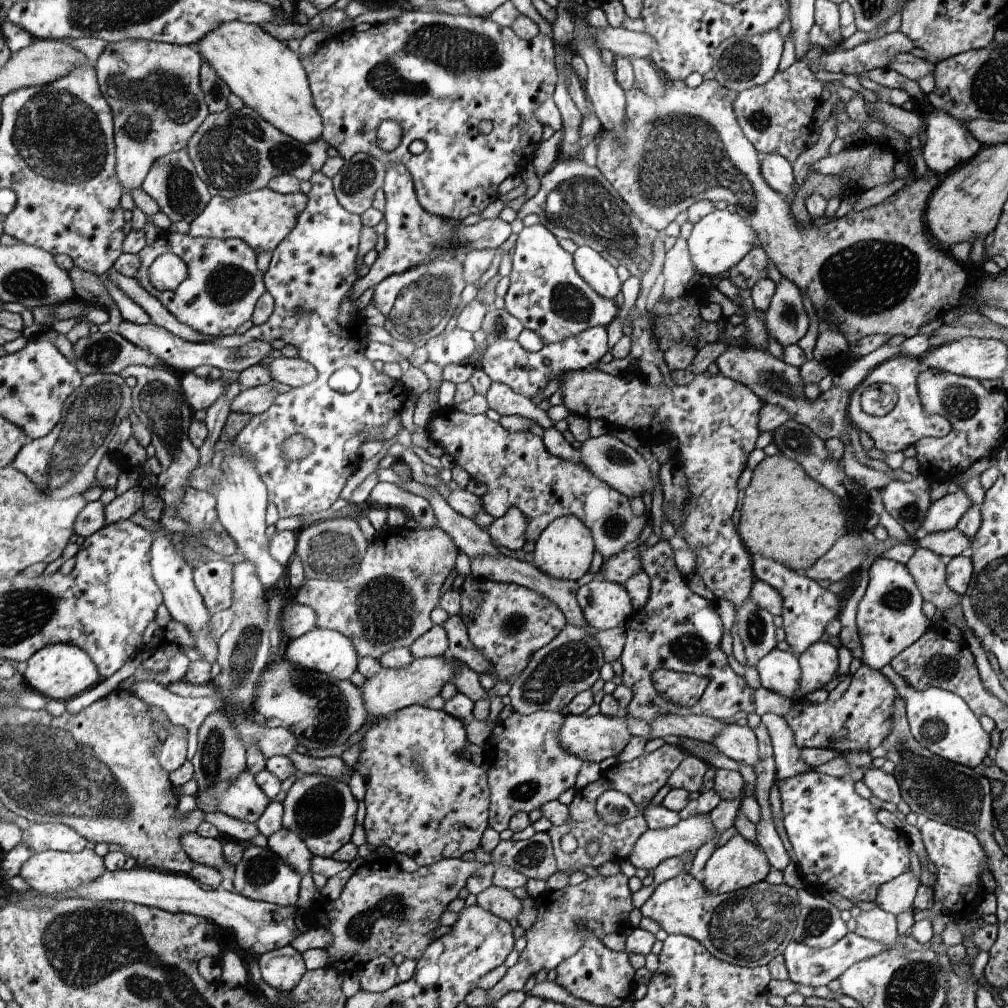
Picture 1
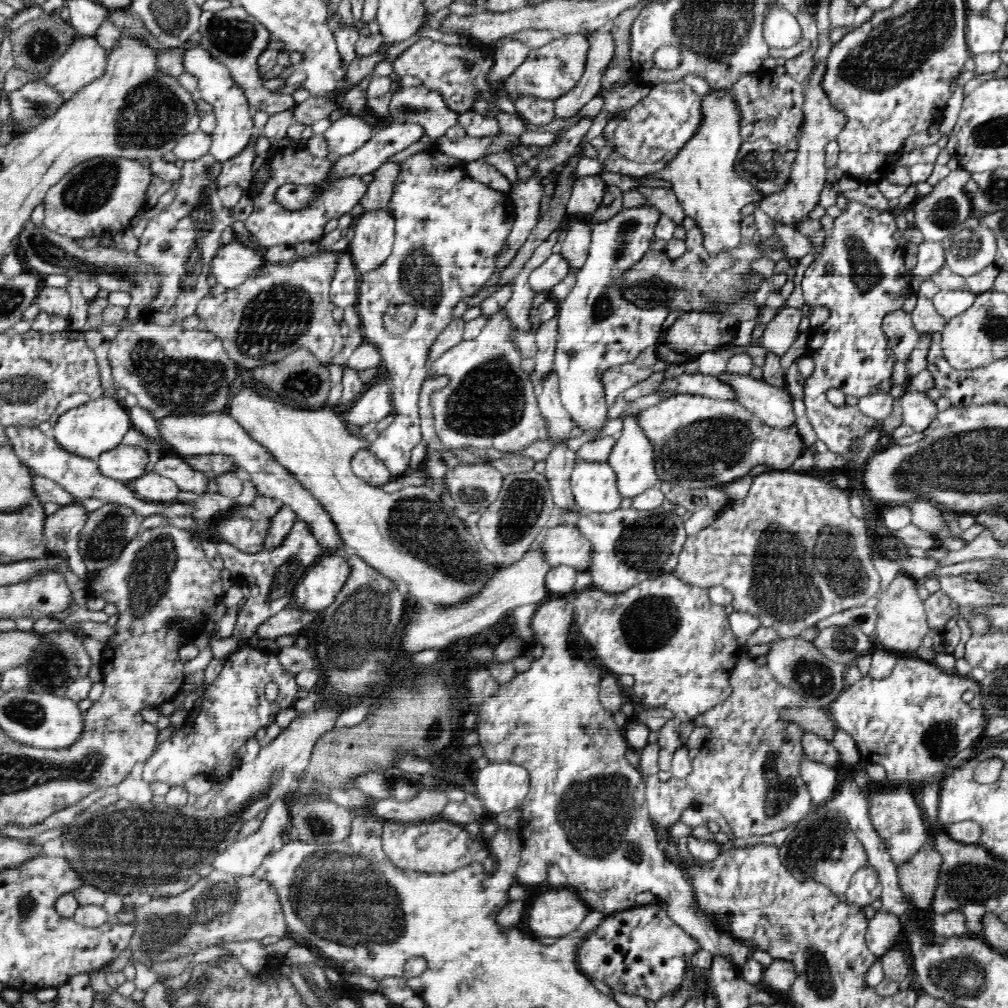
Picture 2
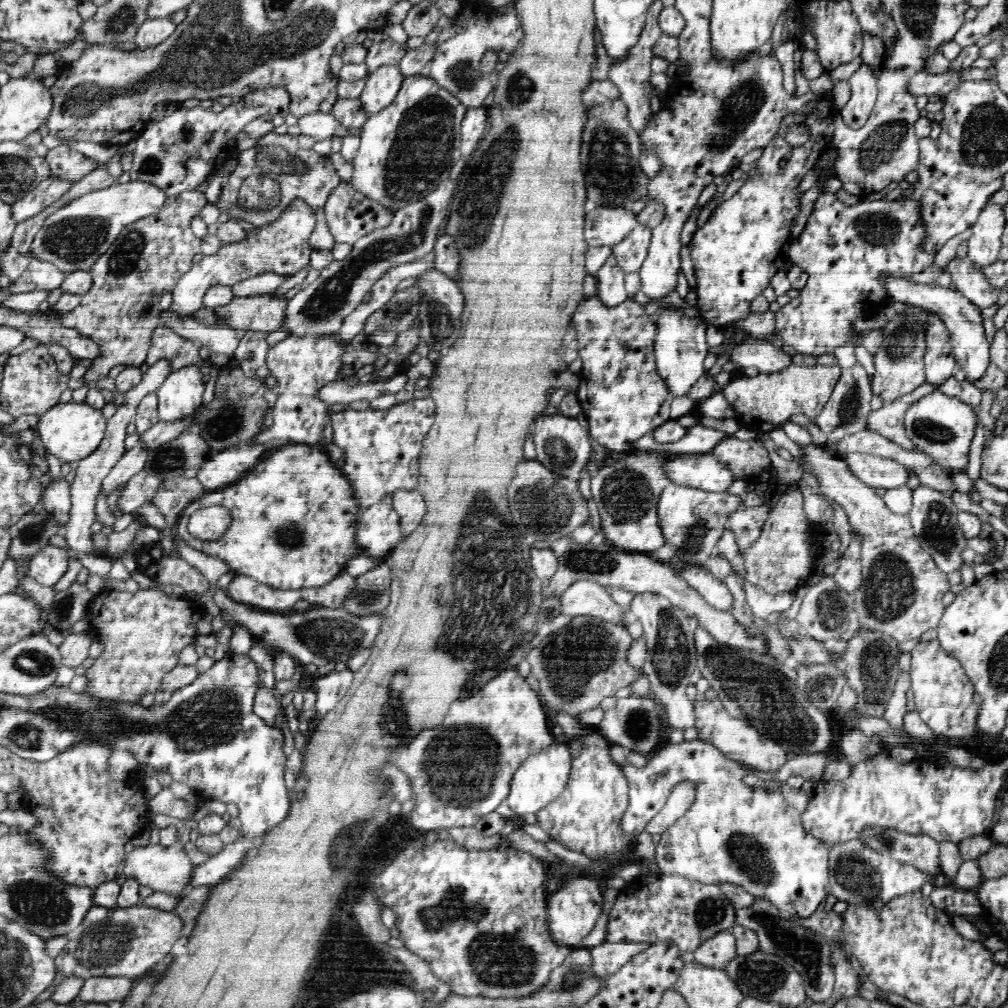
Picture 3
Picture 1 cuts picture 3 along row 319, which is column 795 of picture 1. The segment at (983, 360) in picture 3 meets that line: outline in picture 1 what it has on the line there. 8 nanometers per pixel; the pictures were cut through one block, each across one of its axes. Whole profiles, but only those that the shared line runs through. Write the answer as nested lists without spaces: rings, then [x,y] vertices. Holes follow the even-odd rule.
[[[848,932],[836,944],[824,949],[816,949],[792,940],[784,949],[782,956],[784,956],[788,971],[788,979],[792,982],[813,987],[826,987],[828,982],[840,978],[854,963],[876,956],[876,954],[882,954],[884,950],[889,950],[889,948],[886,944],[874,942],[874,940],[868,940],[868,938],[858,936],[856,933]]]

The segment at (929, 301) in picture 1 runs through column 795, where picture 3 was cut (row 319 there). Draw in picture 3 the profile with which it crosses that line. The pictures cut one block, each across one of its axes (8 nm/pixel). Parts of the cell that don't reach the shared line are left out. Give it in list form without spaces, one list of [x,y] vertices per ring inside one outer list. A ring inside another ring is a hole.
[[[266,294],[248,298],[235,297],[230,304],[218,306],[213,311],[223,326],[234,330],[270,333],[280,330],[287,306],[288,301],[284,295],[273,297]]]

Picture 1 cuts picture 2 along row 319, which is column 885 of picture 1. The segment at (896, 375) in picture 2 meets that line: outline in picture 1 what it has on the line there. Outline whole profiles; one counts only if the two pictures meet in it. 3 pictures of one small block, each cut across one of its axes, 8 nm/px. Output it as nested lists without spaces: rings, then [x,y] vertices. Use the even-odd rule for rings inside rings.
[[[909,870],[893,878],[878,888],[874,898],[878,908],[892,916],[898,916],[906,910],[914,910],[912,902],[920,881]]]

